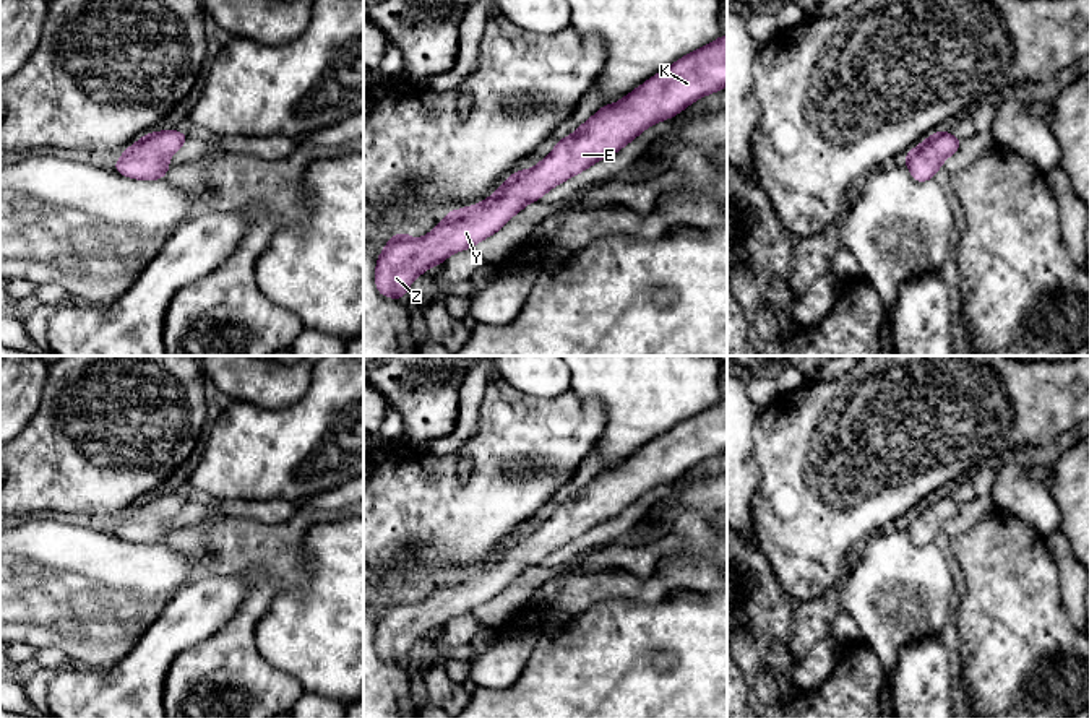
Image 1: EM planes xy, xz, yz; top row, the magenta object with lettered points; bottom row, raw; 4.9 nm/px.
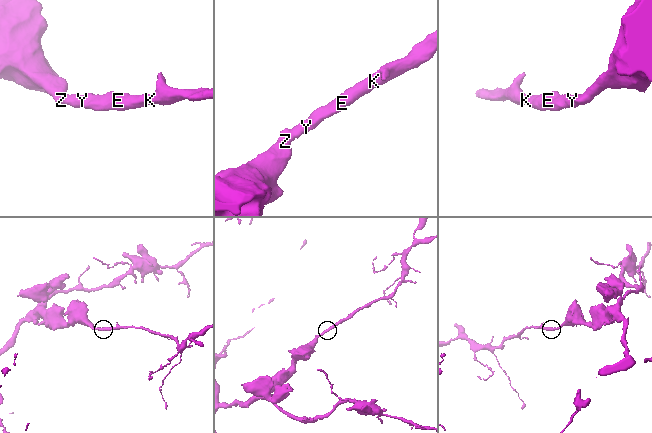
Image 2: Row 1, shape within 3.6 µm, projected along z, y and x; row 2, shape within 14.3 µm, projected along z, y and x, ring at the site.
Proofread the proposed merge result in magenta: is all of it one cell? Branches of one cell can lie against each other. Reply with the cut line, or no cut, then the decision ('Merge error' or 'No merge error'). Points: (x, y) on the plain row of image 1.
No split. No merge error

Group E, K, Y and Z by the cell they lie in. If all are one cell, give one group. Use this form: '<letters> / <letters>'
E K Y Z

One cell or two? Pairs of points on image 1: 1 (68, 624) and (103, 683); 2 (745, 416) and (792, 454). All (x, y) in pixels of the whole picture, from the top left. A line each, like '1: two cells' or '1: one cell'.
1: two cells
2: two cells

